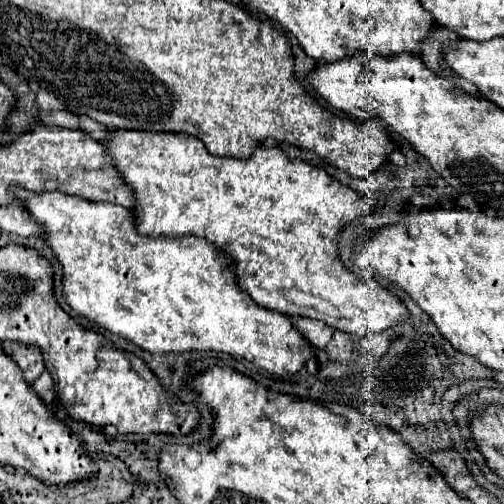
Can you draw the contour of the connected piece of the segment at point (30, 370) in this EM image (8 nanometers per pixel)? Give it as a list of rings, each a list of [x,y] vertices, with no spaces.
[[[2,341],[2,349],[6,355],[10,355],[16,365],[22,369],[24,379],[28,383],[34,383],[36,377],[46,369],[44,357],[40,347],[36,345],[24,345],[24,343],[14,343],[14,341]]]

